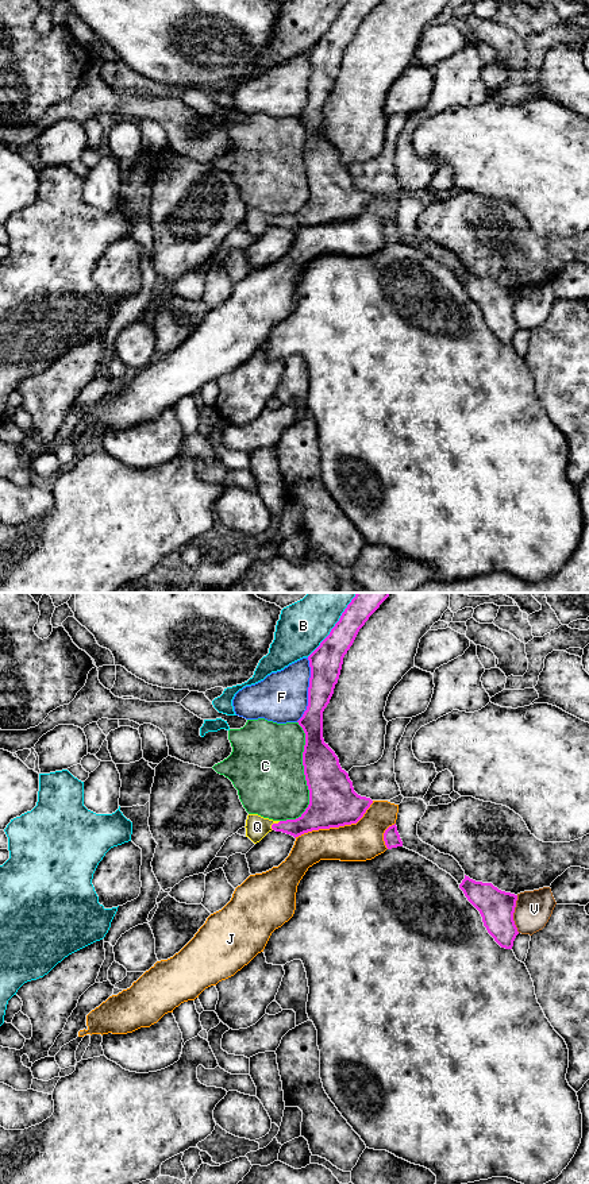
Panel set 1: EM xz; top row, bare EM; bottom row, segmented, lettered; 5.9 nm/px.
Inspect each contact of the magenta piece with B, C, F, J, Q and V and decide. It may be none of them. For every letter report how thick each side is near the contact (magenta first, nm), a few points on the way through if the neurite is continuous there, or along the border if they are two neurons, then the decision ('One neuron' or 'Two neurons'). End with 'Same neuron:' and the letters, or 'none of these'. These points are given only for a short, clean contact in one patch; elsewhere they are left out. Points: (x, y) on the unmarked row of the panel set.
B: Thickness 190 nm (magenta) against 280 nm. Two neurons
C: Thickness 280 nm (magenta) against 440 nm. Two neurons
F: Thickness 190 nm (magenta) against 300 nm. Two neurons
J: Thickness 280 nm (magenta) against 240 nm. Two neurons
Q: Thickness 150 nm (magenta) against 140 nm. One neuron
V: Thickness 200 nm (magenta) against 220 nm. Two neurons
Same neuron: Q

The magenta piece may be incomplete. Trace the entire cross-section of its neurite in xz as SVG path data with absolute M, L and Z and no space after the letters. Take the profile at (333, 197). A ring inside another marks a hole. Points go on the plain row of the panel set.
M347 0L330 30L308 51L311 73L308 101L297 116L305 128L303 161L309 185L309 200L296 215L273 216L249 209L246 232L254 239L269 227L282 227L294 234L319 224L357 219L373 196L354 186L349 169L340 162L335 147L323 134L323 107L338 78L343 53L359 24L380 0Z

